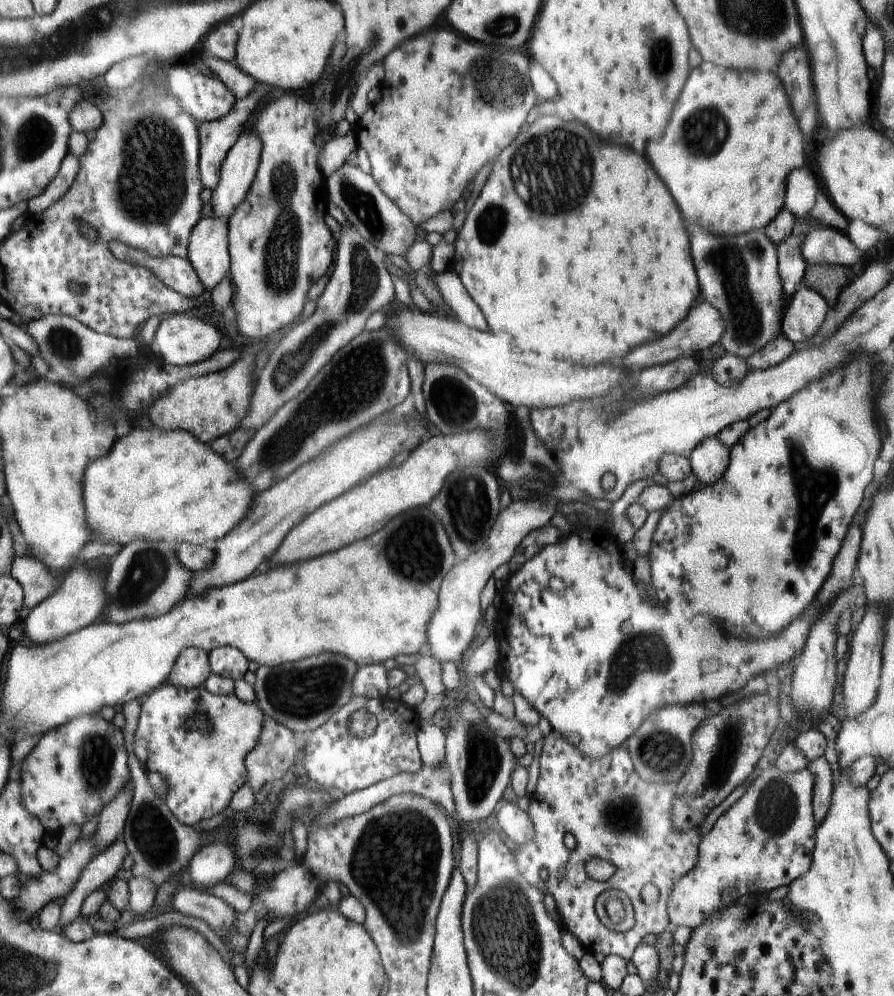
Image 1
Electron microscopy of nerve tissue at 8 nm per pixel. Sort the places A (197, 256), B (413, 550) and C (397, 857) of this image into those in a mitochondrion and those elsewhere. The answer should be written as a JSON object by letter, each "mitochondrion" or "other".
{"A":"other","B":"mitochondrion","C":"mitochondrion"}

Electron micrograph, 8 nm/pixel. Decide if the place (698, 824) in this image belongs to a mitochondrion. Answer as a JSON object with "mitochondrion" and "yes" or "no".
{"mitochondrion":"no"}

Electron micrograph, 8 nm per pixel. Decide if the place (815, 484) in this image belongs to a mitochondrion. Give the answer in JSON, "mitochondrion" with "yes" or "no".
{"mitochondrion":"yes"}

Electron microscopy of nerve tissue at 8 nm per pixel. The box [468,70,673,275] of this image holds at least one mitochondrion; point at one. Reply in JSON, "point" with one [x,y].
{"point":[571,177]}

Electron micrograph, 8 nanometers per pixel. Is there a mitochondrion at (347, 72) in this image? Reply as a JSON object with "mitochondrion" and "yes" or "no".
{"mitochondrion":"yes"}

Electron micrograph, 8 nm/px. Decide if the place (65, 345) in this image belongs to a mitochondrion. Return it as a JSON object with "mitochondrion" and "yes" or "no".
{"mitochondrion":"yes"}

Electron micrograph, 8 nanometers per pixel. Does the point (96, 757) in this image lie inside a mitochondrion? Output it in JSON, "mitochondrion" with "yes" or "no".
{"mitochondrion":"yes"}

